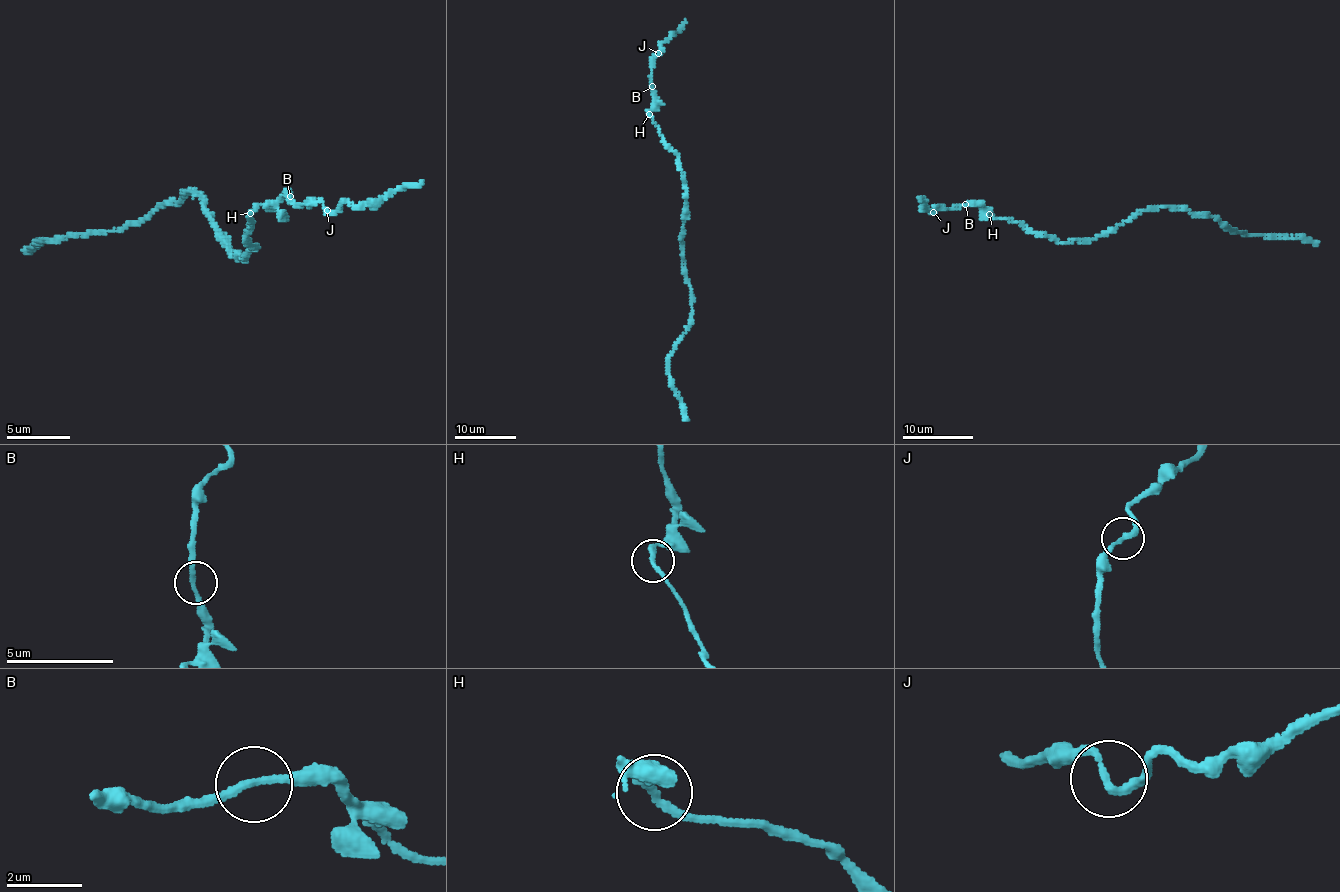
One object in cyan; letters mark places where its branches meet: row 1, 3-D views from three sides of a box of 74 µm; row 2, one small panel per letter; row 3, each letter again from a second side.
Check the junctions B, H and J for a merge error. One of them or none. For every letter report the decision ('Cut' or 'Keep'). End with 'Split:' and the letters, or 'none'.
B: Keep
H: Keep
J: Keep
Split: none

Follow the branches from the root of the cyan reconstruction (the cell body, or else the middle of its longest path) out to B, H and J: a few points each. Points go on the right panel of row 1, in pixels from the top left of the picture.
B: (1105, 233), (1084, 242), (1059, 242), (1046, 235), (1037, 235), (1025, 225), (994, 218), (979, 204), (965, 204)
H: (1105, 233), (1084, 242), (1059, 242), (1046, 235), (1037, 235), (1025, 225), (990, 214)
J: (1105, 233), (1084, 242), (1059, 242), (1037, 235), (1025, 225), (994, 218), (979, 204), (936, 207), (934, 212)

